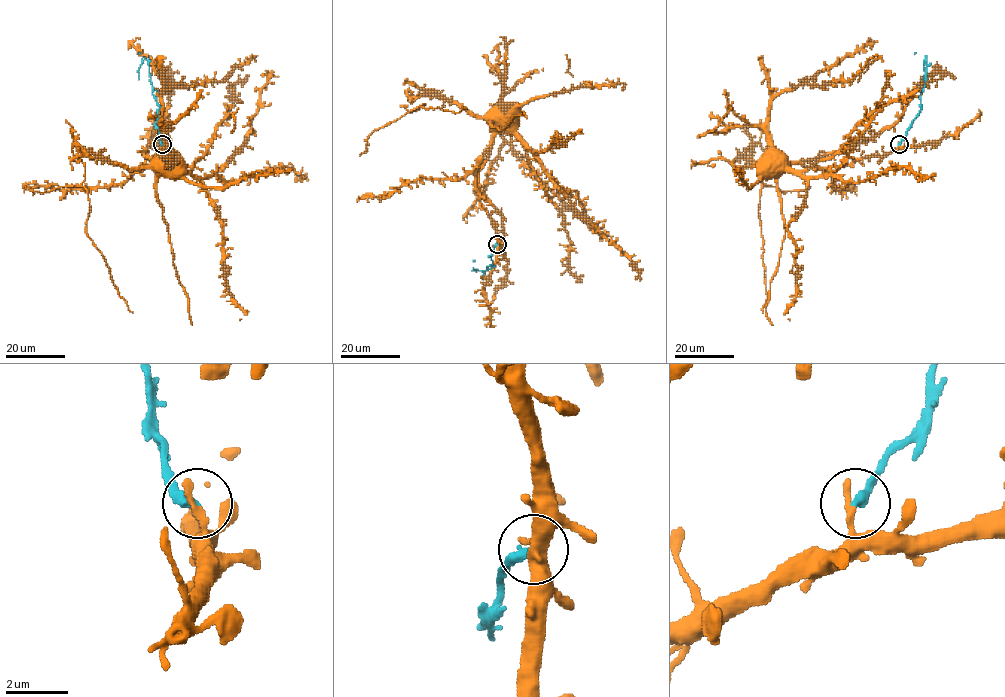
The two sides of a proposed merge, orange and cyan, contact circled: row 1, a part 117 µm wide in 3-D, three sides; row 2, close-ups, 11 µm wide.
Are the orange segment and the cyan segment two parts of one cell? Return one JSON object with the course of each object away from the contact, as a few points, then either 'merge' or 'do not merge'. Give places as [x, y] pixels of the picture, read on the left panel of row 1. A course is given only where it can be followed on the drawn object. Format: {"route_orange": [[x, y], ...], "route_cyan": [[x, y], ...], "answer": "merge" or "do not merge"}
{"route_orange": [[163, 144], [162, 153], [148, 158], [141, 167], [148, 167], [158, 162], [154, 158], [167, 163]], "route_cyan": [[163, 144], [154, 125], [160, 105], [152, 93], [149, 65], [143, 57], [137, 71], [139, 80]], "answer": "do not merge"}

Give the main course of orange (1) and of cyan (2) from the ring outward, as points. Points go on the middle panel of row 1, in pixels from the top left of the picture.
1: (497, 245), (494, 222), (476, 186), (476, 162), (493, 133), (489, 114), (502, 107)
2: (497, 245), (489, 256), (493, 266), (487, 267), (484, 272), (472, 271), (473, 268)

